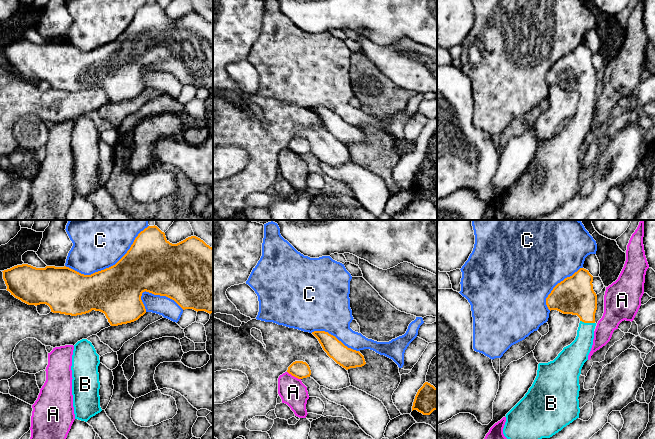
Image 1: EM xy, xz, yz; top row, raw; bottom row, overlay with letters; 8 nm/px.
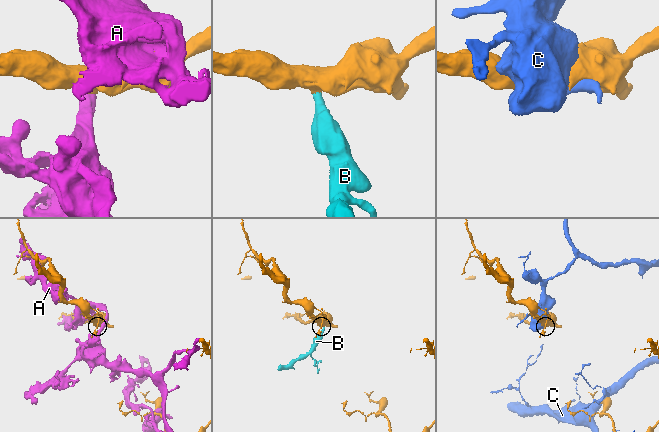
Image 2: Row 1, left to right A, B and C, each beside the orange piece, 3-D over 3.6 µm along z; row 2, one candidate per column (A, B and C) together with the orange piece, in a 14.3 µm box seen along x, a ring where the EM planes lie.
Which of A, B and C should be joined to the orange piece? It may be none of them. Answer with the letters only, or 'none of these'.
B

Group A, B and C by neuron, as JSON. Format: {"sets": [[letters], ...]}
{"sets": [["A"], ["B"], ["C"]]}

